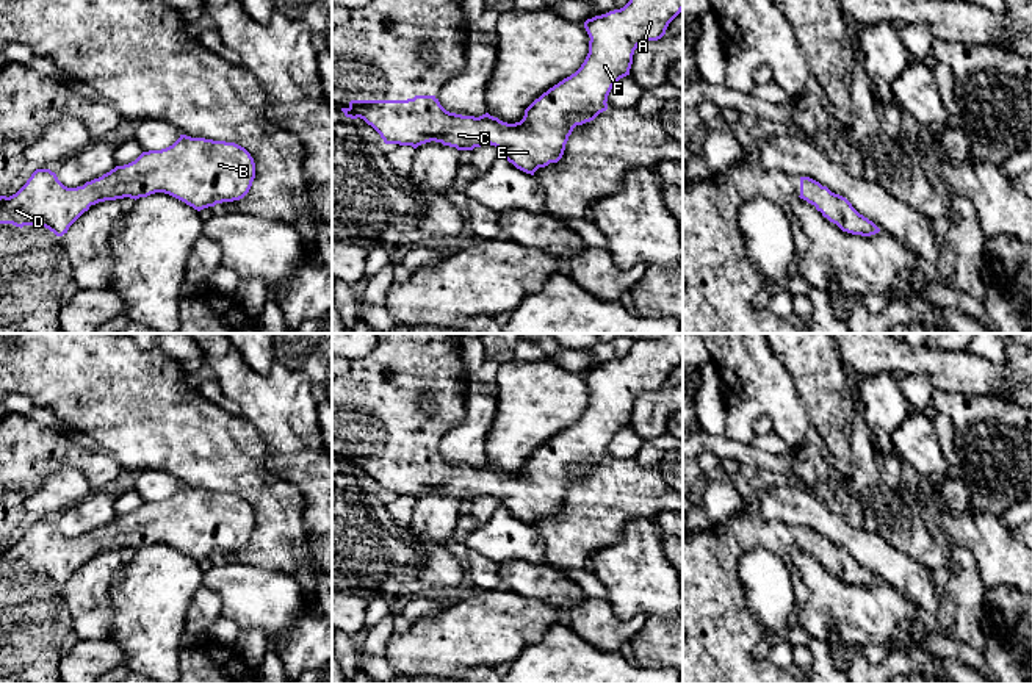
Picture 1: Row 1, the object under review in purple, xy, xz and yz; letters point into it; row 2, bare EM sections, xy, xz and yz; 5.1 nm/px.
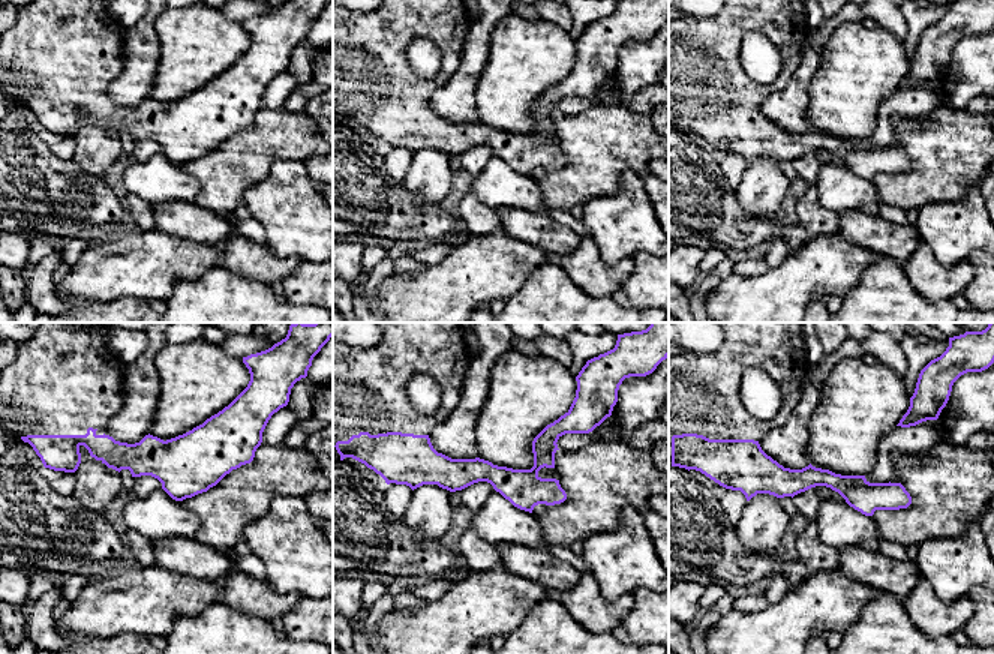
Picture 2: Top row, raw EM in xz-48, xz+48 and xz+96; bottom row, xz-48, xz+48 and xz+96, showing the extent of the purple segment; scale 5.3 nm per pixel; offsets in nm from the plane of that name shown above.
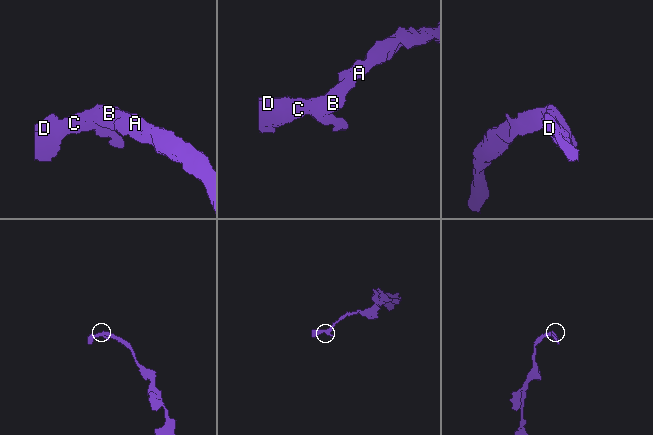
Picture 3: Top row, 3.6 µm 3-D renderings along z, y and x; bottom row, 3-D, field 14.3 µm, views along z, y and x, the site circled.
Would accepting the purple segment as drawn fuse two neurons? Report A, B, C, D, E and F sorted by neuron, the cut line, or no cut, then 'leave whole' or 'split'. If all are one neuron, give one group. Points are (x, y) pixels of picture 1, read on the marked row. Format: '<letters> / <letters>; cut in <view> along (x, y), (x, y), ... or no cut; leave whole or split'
A B C D E F; no cut; leave whole

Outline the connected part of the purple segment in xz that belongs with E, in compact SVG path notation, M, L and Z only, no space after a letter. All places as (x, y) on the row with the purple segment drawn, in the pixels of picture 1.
M630 0L620 9L587 19L584 28L590 38L589 53L581 67L536 99L525 110L523 119L515 124L503 122L489 113L479 117L449 113L435 95L415 95L407 100L351 100L349 106L341 111L346 117L363 119L385 144L417 149L435 141L457 150L473 150L490 144L498 147L517 169L534 175L539 167L562 158L568 136L576 125L590 122L608 110L608 95L620 78L630 75L637 45L661 39L681 11L683 0Z

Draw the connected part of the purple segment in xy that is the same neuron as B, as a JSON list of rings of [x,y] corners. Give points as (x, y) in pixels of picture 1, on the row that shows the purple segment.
[[[180,138],[161,150],[143,152],[135,161],[116,166],[83,186],[64,186],[50,169],[36,169],[27,183],[13,196],[0,196],[0,224],[42,225],[56,236],[67,233],[69,227],[89,210],[91,205],[116,199],[139,199],[155,193],[169,194],[200,211],[222,202],[243,199],[255,178],[255,163],[251,153],[226,141],[205,138]]]

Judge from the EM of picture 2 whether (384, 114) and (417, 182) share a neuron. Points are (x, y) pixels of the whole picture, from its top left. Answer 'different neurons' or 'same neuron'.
different neurons

